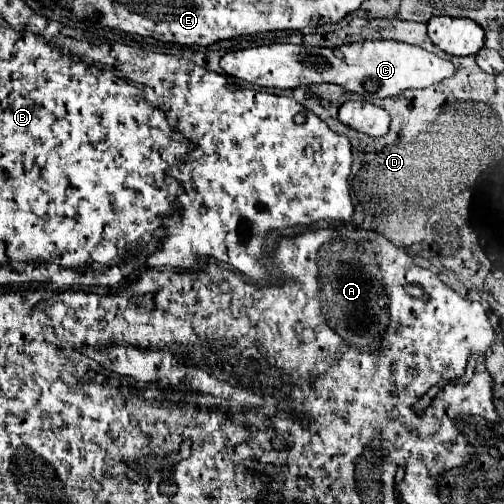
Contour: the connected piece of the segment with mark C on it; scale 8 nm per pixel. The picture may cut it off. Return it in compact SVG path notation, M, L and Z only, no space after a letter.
M363 40L337 48L269 44L229 52L221 58L221 68L229 76L265 88L297 88L331 82L365 98L387 98L411 88L429 88L455 76L457 72L453 62L449 62L447 58L439 58L437 54L427 52L419 46L411 46L397 40Z

